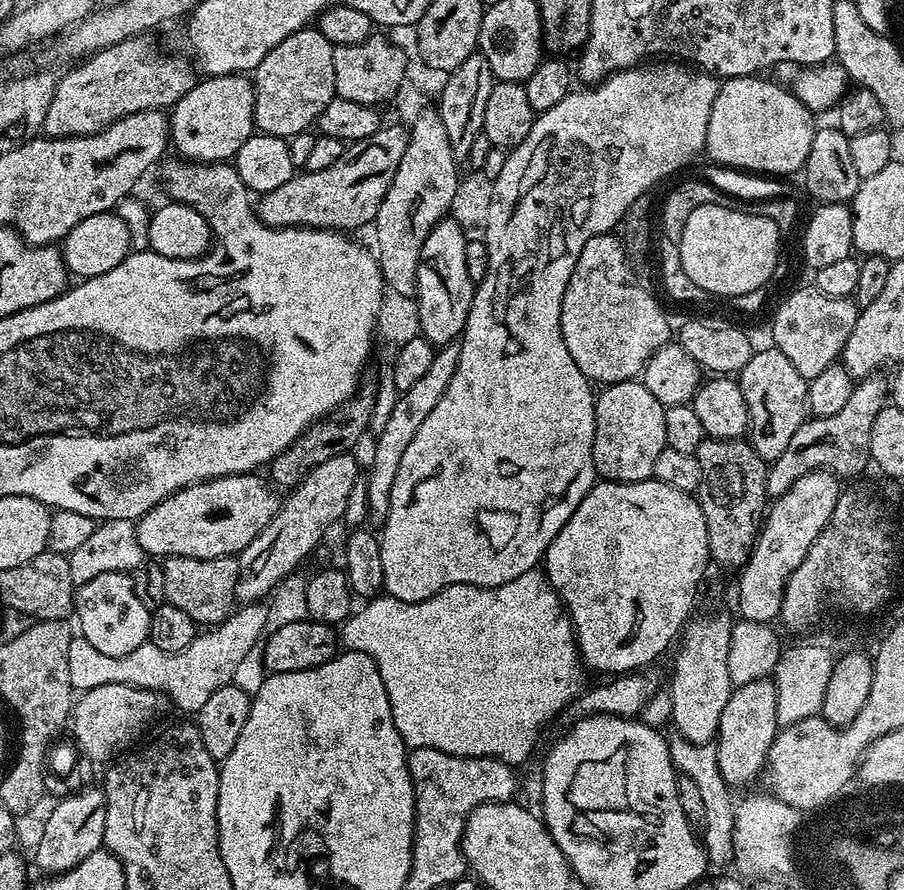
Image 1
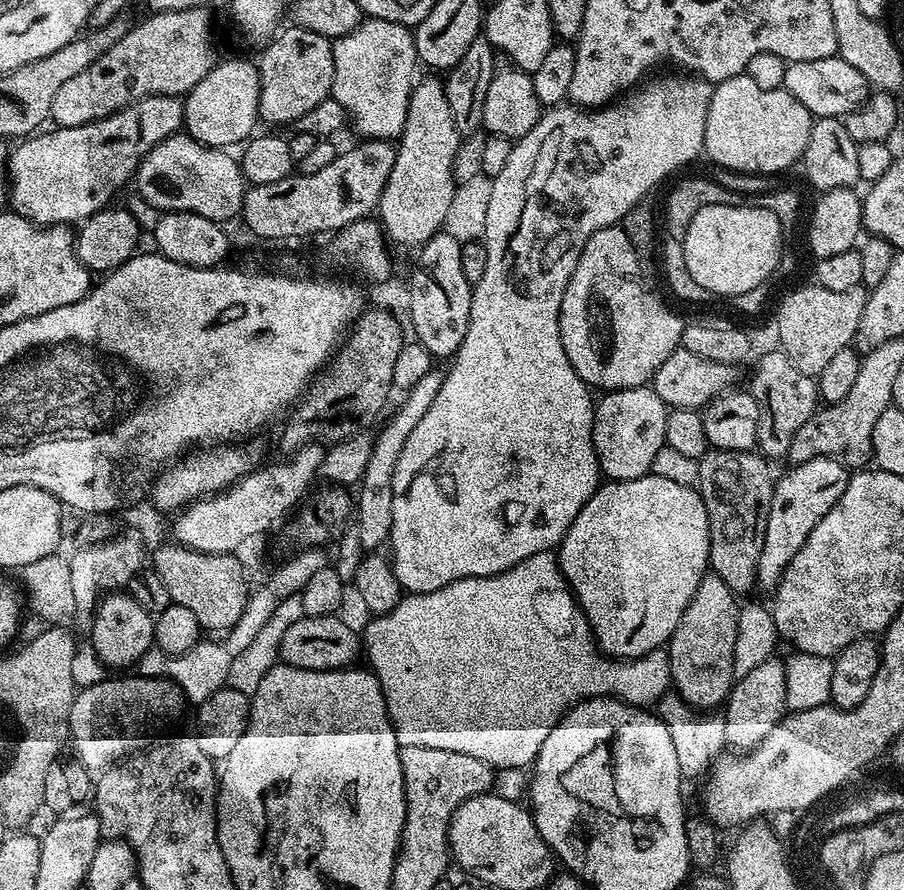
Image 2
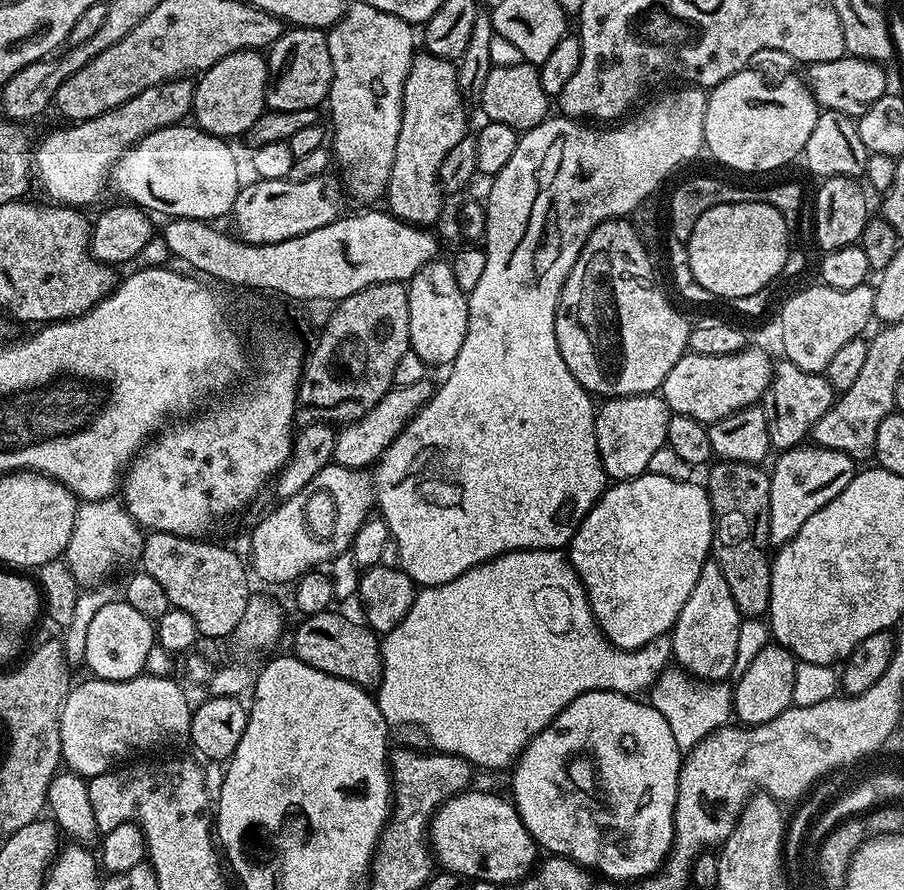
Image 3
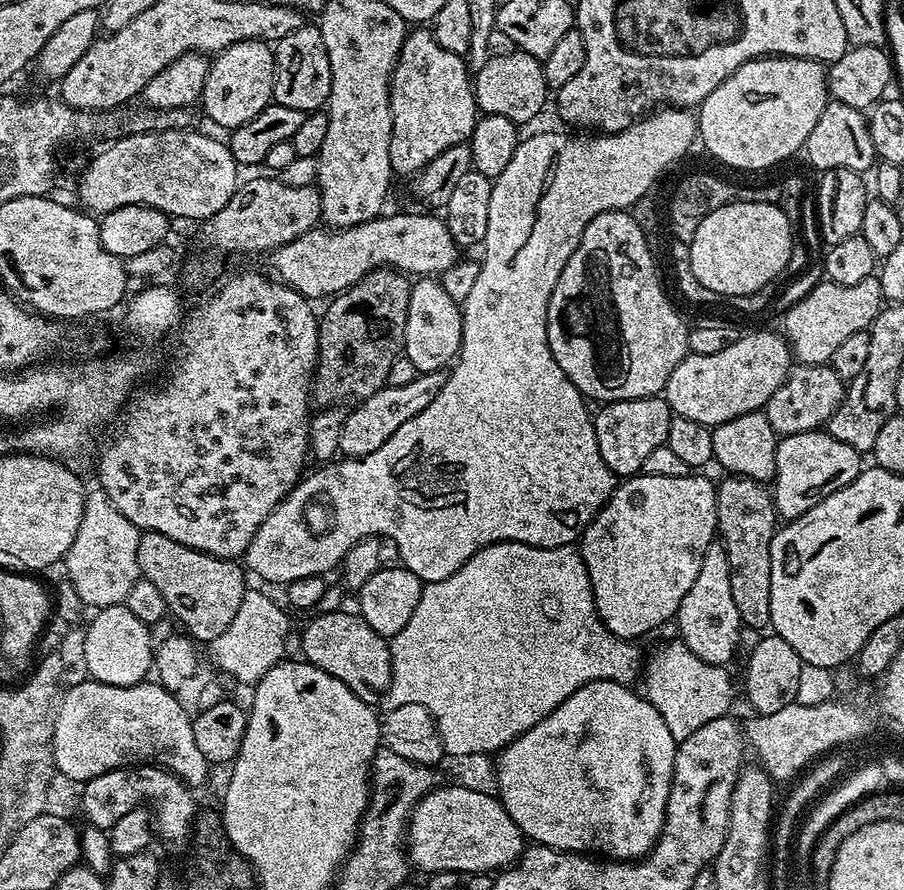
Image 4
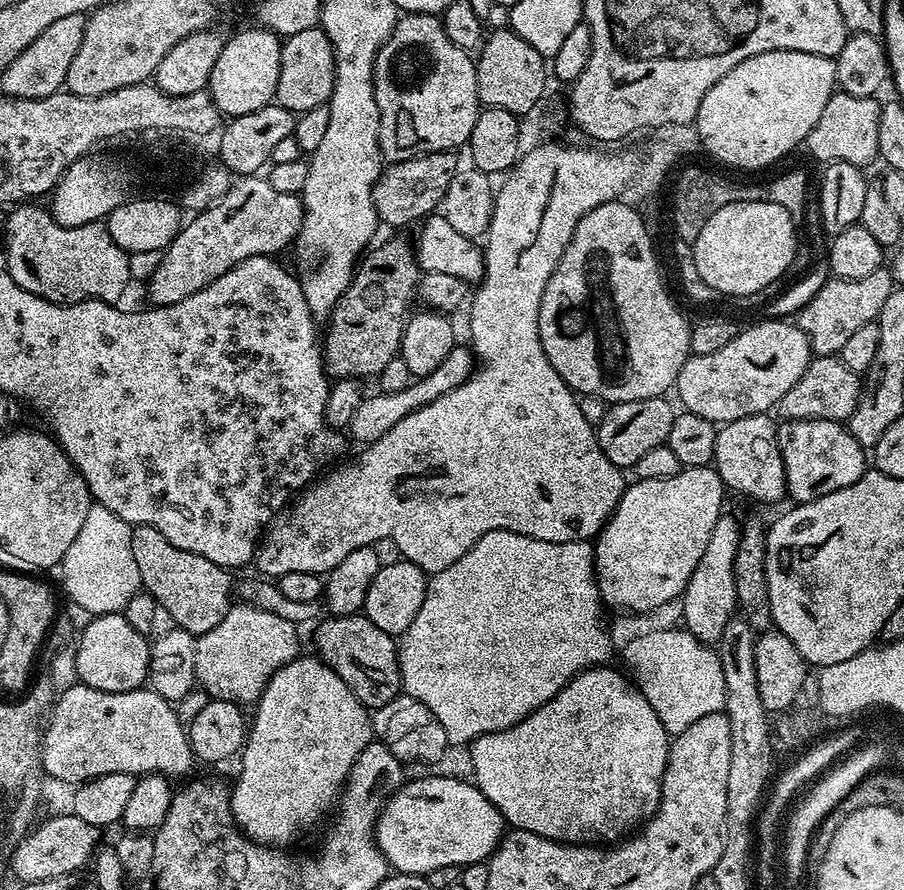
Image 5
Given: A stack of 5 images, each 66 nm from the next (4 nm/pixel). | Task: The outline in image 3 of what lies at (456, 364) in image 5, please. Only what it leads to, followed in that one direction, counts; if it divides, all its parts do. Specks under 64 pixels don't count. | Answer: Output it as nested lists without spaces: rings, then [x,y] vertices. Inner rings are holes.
[[[428,378],[422,382],[414,382],[414,386],[402,386],[401,388],[393,386],[382,398],[382,402],[378,402],[378,406],[374,406],[374,410],[362,414],[362,418],[358,418],[352,424],[343,425],[337,431],[332,455],[333,461],[342,465],[343,468],[357,470],[364,470],[375,465],[381,454],[394,442],[394,438],[398,438],[400,431],[428,403],[433,391],[434,384],[431,384],[431,379]]]

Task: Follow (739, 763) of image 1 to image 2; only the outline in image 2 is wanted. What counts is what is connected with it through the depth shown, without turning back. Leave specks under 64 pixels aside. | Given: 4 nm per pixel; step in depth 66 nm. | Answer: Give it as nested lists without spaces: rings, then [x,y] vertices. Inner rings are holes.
[[[773,658],[761,662],[750,674],[739,677],[733,683],[722,708],[724,717],[724,743],[732,750],[756,748],[770,730],[786,715],[786,670],[784,660]]]

